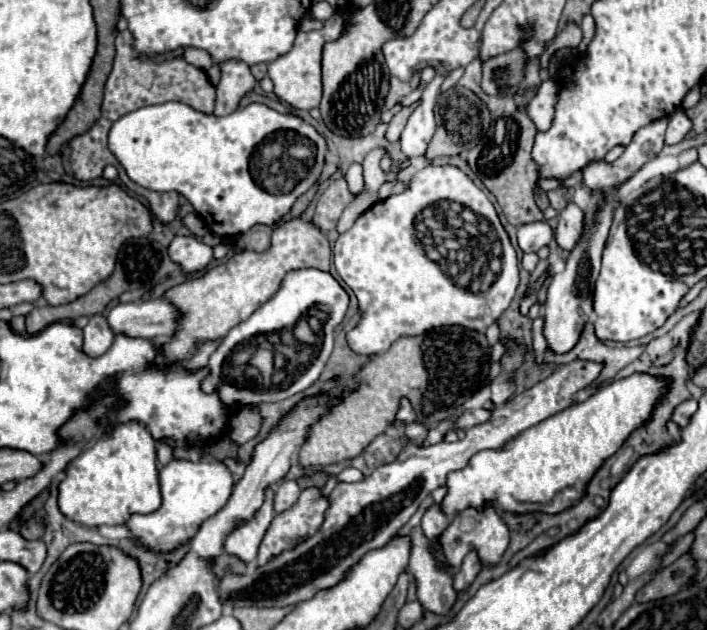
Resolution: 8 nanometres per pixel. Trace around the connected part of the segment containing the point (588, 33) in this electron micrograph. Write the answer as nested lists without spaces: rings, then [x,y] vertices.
[[[589,14],[583,18],[581,28],[583,31],[583,39],[578,46],[579,54],[582,55],[586,52],[588,44],[592,41],[595,32],[595,24],[593,17]]]

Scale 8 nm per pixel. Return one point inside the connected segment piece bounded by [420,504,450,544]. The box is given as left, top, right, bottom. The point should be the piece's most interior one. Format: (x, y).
(434, 521)

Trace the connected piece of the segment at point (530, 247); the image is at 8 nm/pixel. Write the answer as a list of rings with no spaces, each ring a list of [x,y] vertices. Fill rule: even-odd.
[[[532,222],[524,224],[516,232],[518,236],[518,246],[522,252],[538,252],[542,246],[548,246],[548,242],[554,238],[552,228],[548,222]]]

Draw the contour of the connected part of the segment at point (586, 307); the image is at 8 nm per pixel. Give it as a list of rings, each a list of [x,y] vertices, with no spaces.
[[[666,118],[654,120],[654,124],[648,124],[646,128],[640,128],[634,134],[634,140],[626,146],[624,154],[612,162],[606,164],[602,160],[588,164],[584,172],[584,184],[592,188],[592,198],[586,212],[586,232],[582,234],[582,240],[578,242],[578,248],[570,252],[566,270],[558,276],[554,276],[552,284],[548,286],[548,296],[544,304],[544,338],[548,348],[552,348],[556,354],[570,352],[576,342],[580,340],[582,328],[592,316],[592,296],[594,296],[594,284],[600,274],[600,256],[602,248],[612,224],[612,200],[614,200],[614,186],[628,180],[636,170],[640,170],[648,160],[652,160],[664,146],[664,132],[666,132]]]

